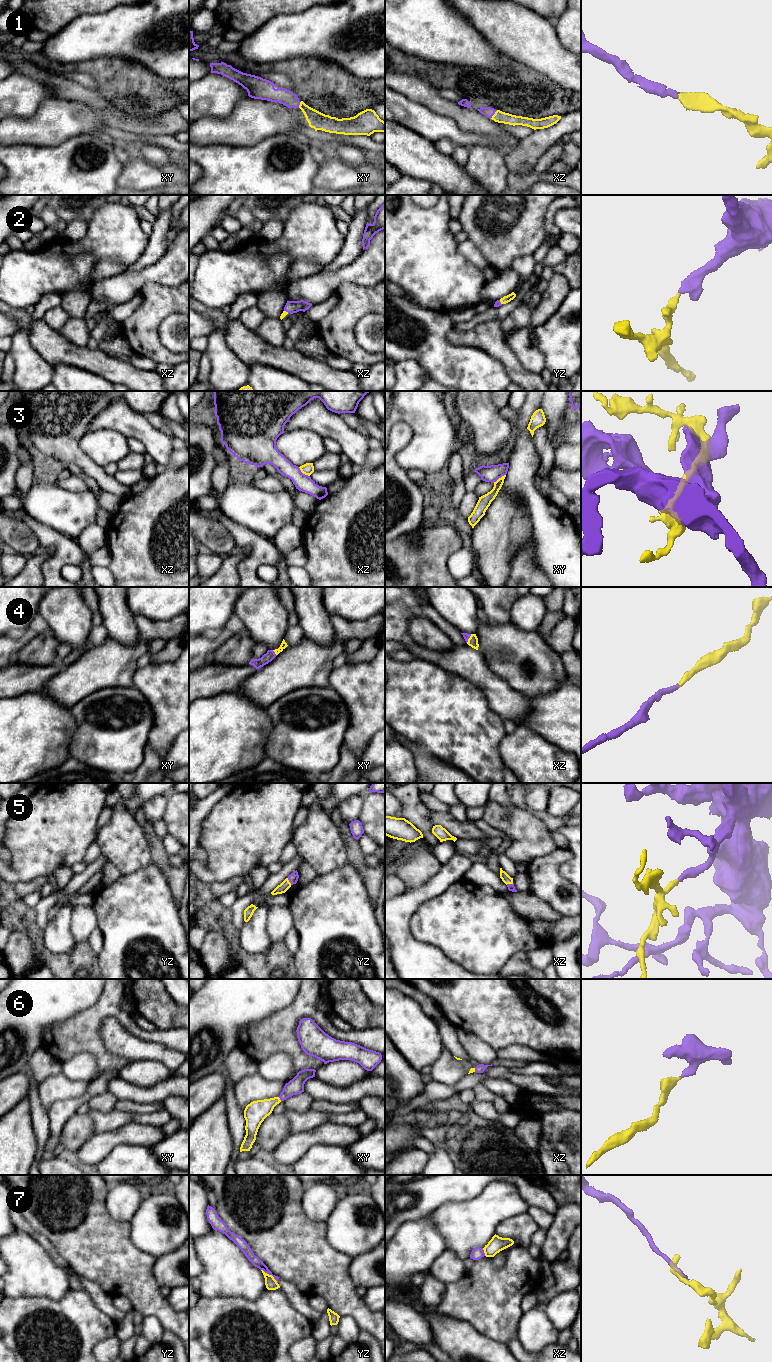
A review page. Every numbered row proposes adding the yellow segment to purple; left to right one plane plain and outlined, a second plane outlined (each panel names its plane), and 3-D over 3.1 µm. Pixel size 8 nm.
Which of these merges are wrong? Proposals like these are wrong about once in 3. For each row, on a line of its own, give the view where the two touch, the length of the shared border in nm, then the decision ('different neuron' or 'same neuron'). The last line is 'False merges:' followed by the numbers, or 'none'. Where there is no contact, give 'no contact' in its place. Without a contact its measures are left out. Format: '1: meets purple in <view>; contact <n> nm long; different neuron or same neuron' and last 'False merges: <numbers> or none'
1: meets purple in xz; contact 80 nm long; same neuron
2: meets purple in xz; contact 40 nm long; same neuron
3: meets purple in xz; contact 120 nm long; different neuron
4: meets purple in xy; contact 60 nm long; same neuron
5: meets purple in yz; contact 70 nm long; same neuron
6: meets purple in xy; contact 40 nm long; same neuron
7: meets purple in yz; contact 180 nm long; different neuron
False merges: 3, 7

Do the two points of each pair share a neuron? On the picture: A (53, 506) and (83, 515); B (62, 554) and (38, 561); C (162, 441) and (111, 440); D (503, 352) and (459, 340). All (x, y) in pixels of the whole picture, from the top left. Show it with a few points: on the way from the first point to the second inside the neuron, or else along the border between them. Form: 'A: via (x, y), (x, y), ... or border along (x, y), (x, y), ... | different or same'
A: via (60, 509), (65, 512), (76, 512) | same
B: border along (49, 557), (42, 566), (42, 576) | different
C: border along (104, 429), (116, 430), (127, 438) | different
D: via (492, 342), (489, 339), (470, 339) | same

